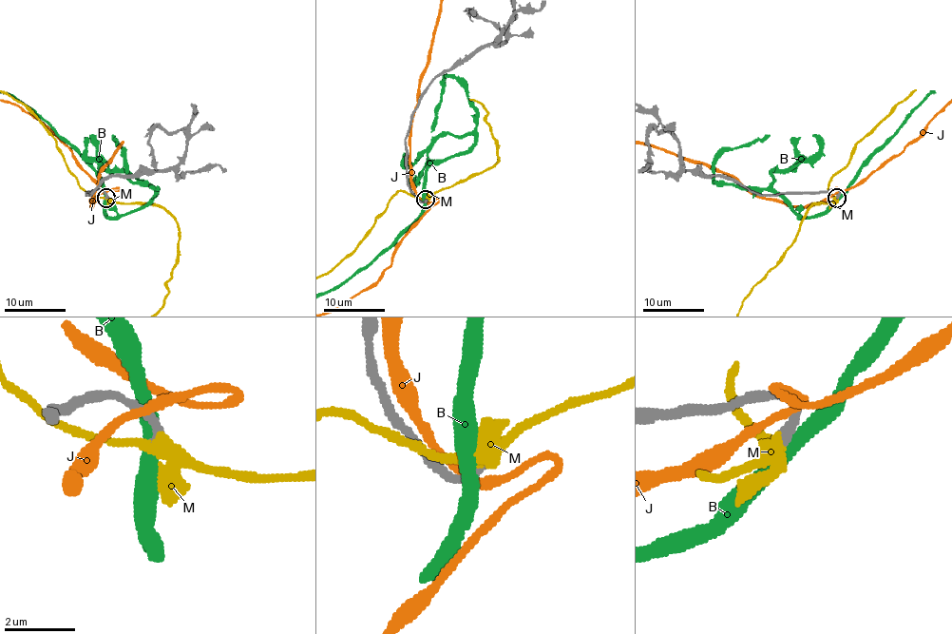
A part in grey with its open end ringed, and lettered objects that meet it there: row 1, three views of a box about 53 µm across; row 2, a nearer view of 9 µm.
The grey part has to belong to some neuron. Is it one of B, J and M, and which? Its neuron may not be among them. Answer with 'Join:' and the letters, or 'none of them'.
Join: M

